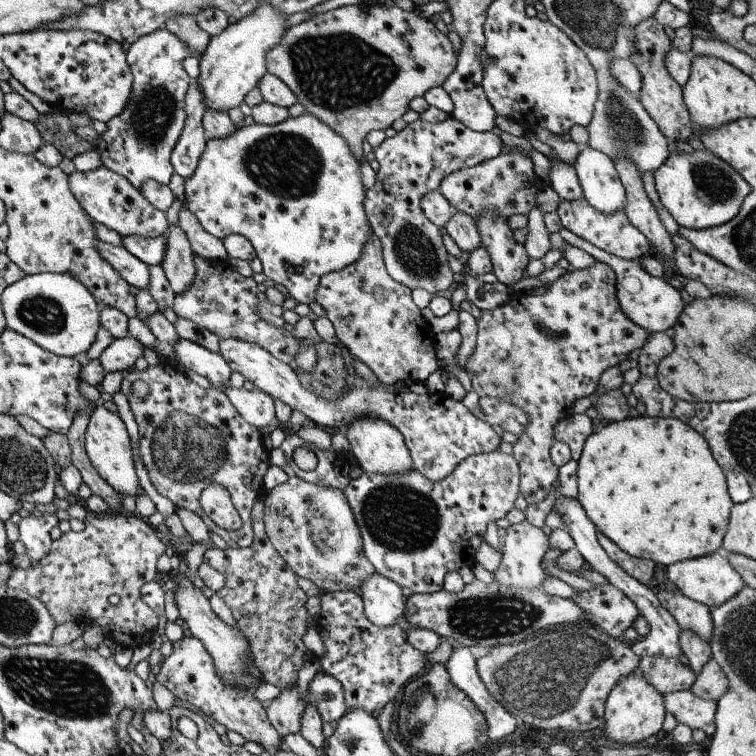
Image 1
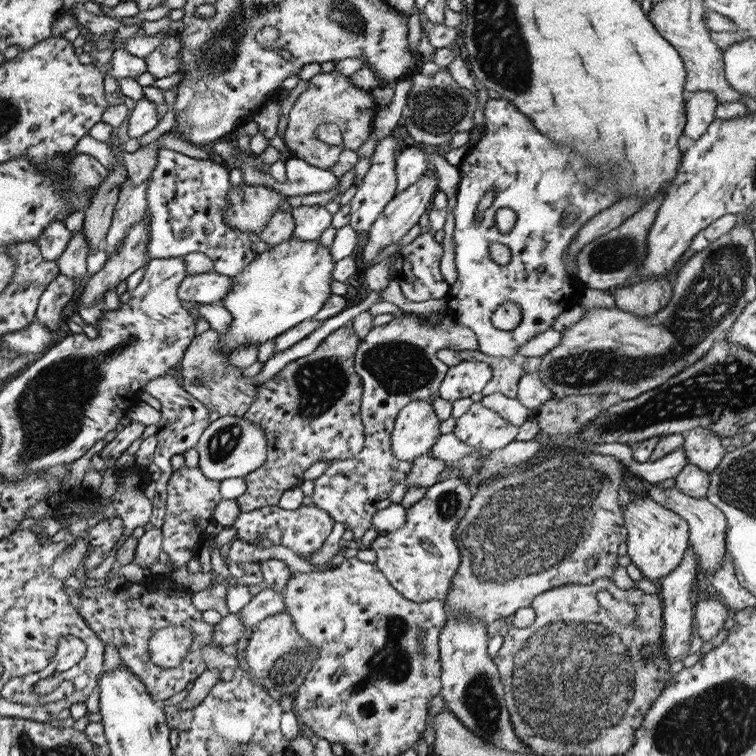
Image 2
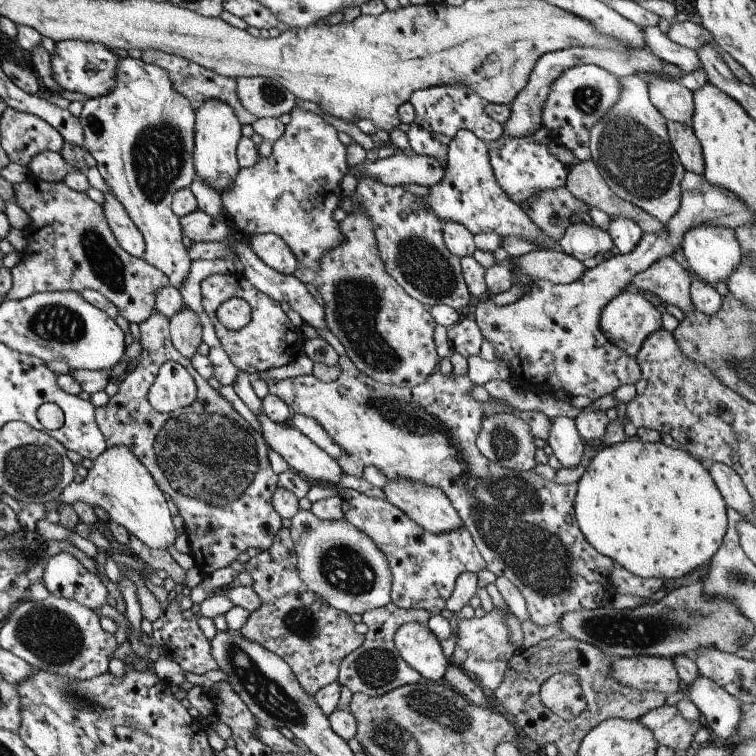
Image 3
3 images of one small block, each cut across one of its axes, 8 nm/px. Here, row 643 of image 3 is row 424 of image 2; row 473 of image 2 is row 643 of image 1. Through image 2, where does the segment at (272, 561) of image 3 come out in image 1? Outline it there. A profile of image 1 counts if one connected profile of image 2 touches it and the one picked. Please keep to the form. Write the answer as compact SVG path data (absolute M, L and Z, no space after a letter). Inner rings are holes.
M258 497L253 506L251 506L252 540L251 544L243 548L219 548L210 547L202 555L203 562L206 562L211 568L214 568L223 576L223 586L215 592L225 606L229 608L231 616L235 619L236 627L239 632L247 638L249 650L253 664L259 670L262 681L277 686L279 690L289 690L297 678L297 670L303 666L303 662L312 659L312 652L301 642L303 632L309 628L309 622L312 617L307 614L304 601L307 596L303 590L297 586L298 576L289 568L289 565L279 556L279 553L273 548L267 538L263 524L263 503L261 497Z

